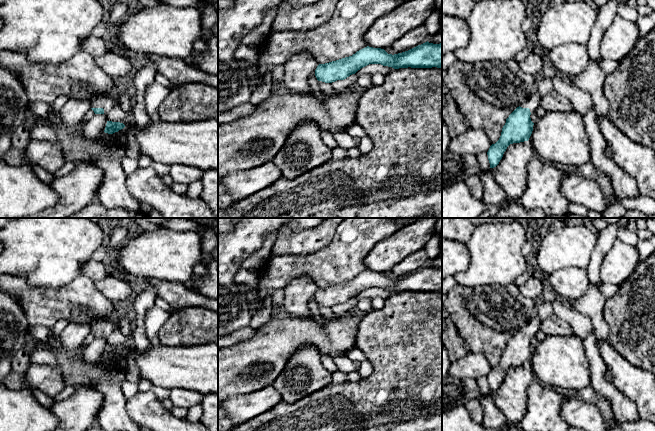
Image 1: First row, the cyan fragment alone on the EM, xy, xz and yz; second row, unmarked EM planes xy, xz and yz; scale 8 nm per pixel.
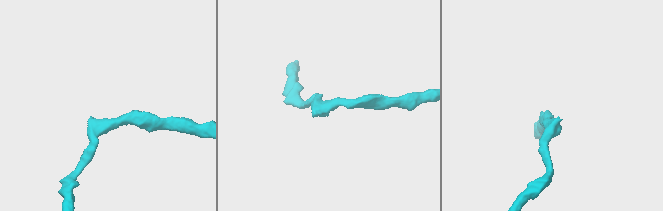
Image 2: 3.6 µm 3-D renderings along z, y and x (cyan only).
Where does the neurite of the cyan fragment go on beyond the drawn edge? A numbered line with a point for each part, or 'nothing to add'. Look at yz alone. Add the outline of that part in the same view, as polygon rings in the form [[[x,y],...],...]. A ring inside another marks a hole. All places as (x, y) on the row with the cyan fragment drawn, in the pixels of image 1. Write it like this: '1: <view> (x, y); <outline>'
1: yz (533, 102); [[[533,94],[528,98],[526,102],[521,104],[520,107],[529,108],[530,112],[532,113],[540,106],[540,103],[541,103],[541,98],[538,95]]]

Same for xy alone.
1: xy (106, 102); [[[93,95],[89,101],[91,108],[103,108],[105,114],[108,114],[114,107],[114,100],[109,95]]]

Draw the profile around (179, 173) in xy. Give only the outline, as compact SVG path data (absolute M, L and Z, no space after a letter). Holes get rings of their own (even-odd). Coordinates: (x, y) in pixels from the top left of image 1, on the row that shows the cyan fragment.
M173 164L170 166L169 176L174 183L183 183L190 185L192 182L201 180L204 171L192 166L182 164Z

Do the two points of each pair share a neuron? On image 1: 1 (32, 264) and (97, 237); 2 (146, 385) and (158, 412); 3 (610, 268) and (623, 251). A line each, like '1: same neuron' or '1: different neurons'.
1: same neuron
2: different neurons
3: same neuron

